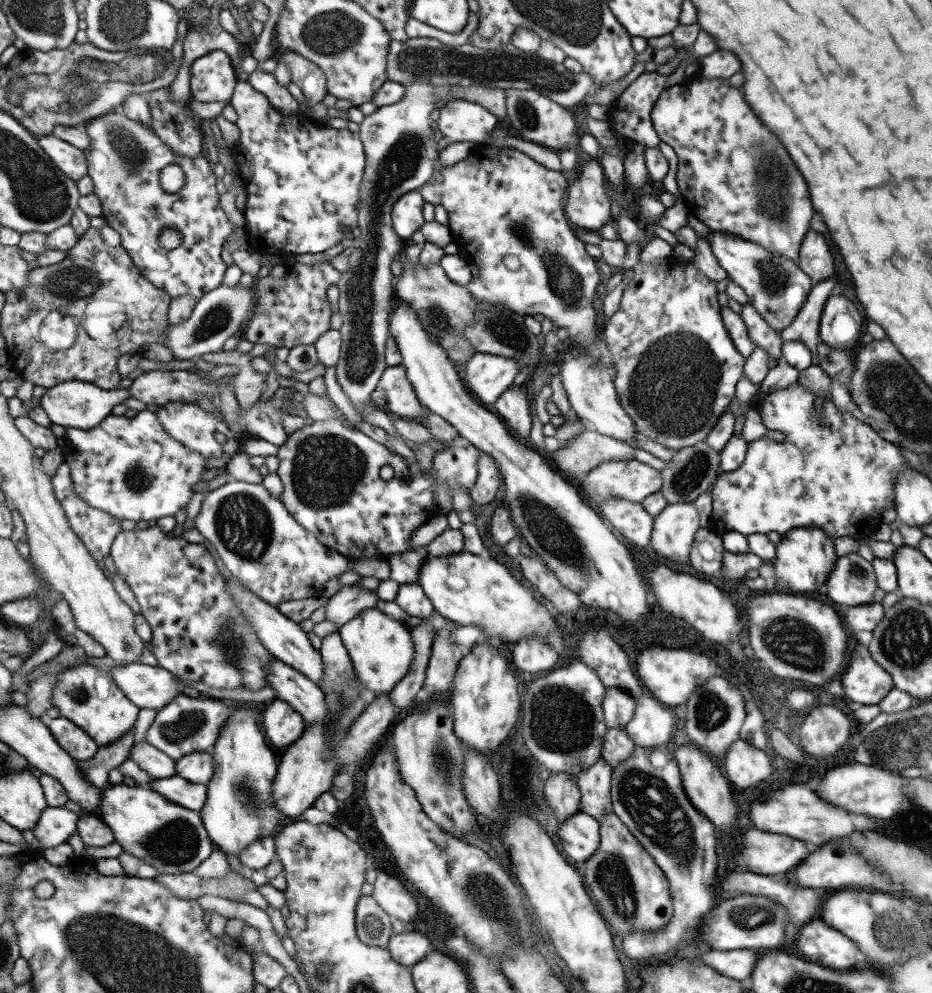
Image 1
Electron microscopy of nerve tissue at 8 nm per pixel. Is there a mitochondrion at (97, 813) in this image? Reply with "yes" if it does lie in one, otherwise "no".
no

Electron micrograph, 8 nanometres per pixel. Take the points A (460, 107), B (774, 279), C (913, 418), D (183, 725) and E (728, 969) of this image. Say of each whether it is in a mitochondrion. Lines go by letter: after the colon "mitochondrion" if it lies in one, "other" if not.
A: other
B: mitochondrion
C: mitochondrion
D: mitochondrion
E: other

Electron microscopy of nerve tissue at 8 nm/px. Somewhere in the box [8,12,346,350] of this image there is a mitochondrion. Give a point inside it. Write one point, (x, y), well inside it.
(73, 282)

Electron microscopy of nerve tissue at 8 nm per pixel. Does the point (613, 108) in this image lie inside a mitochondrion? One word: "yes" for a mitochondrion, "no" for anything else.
no

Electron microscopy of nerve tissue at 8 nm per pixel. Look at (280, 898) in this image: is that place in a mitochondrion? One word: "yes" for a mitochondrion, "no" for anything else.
no

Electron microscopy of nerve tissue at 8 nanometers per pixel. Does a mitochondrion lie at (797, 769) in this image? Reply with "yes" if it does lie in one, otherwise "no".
no

